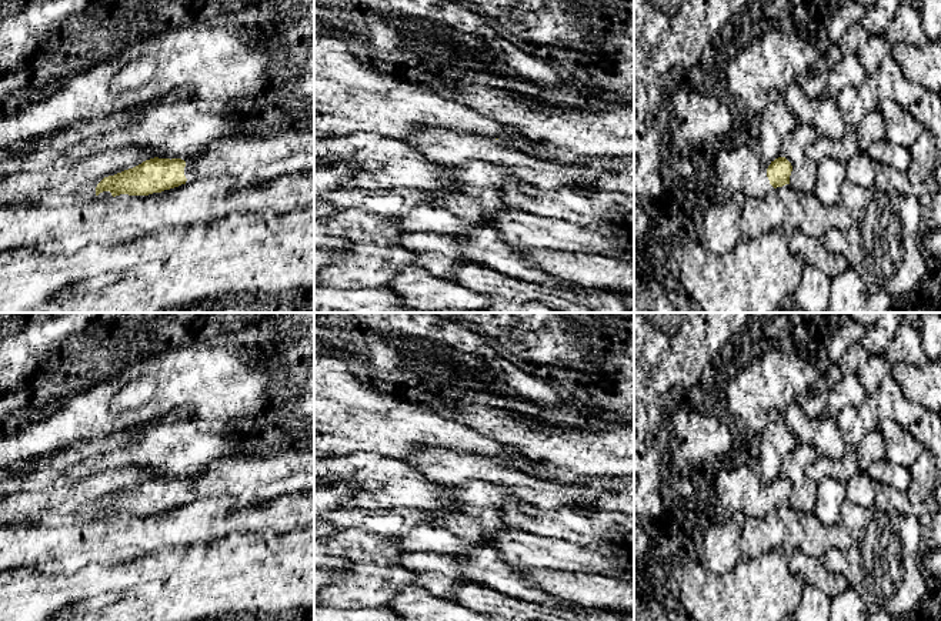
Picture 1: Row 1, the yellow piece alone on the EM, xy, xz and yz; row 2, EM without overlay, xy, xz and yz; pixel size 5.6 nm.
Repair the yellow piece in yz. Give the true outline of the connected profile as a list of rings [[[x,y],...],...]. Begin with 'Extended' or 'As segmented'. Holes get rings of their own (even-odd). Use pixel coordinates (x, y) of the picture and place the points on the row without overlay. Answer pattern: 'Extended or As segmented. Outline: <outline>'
Extended. Outline: [[[783,474],[771,483],[764,483],[764,491],[767,497],[767,511],[758,517],[764,517],[777,507],[790,505],[792,485]]]

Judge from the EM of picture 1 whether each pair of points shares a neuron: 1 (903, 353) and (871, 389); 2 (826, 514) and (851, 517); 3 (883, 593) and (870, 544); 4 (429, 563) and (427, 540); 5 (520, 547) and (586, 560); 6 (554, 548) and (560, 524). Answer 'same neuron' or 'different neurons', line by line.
1: same neuron
2: different neurons
3: same neuron
4: different neurons
5: same neuron
6: different neurons

